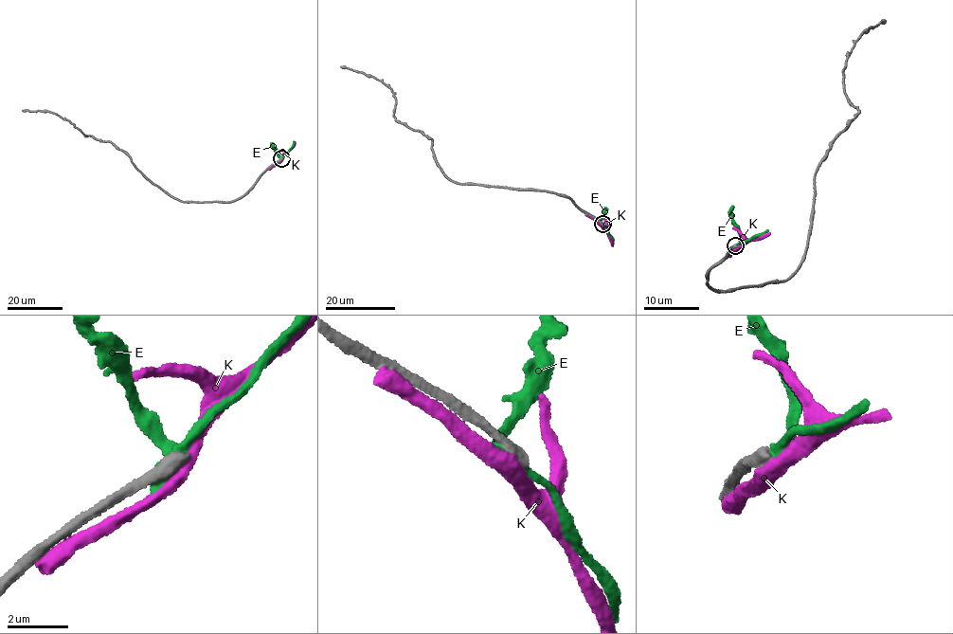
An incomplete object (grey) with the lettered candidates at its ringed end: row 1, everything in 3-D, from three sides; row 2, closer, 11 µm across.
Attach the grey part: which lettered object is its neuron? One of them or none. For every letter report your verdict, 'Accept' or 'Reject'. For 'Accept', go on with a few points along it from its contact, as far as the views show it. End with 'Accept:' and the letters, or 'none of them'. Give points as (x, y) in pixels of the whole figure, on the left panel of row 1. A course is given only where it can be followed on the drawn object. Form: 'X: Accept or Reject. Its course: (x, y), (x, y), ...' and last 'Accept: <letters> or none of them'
E: Reject
K: Reject
Accept: none of them

